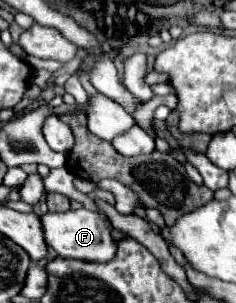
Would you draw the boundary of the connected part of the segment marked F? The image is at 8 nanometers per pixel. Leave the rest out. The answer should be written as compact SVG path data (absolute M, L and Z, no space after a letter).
M82 207L76 211L70 209L64 213L46 213L40 217L40 223L46 245L52 247L60 257L104 263L116 255L116 243L110 237L110 221L102 211L88 211Z

